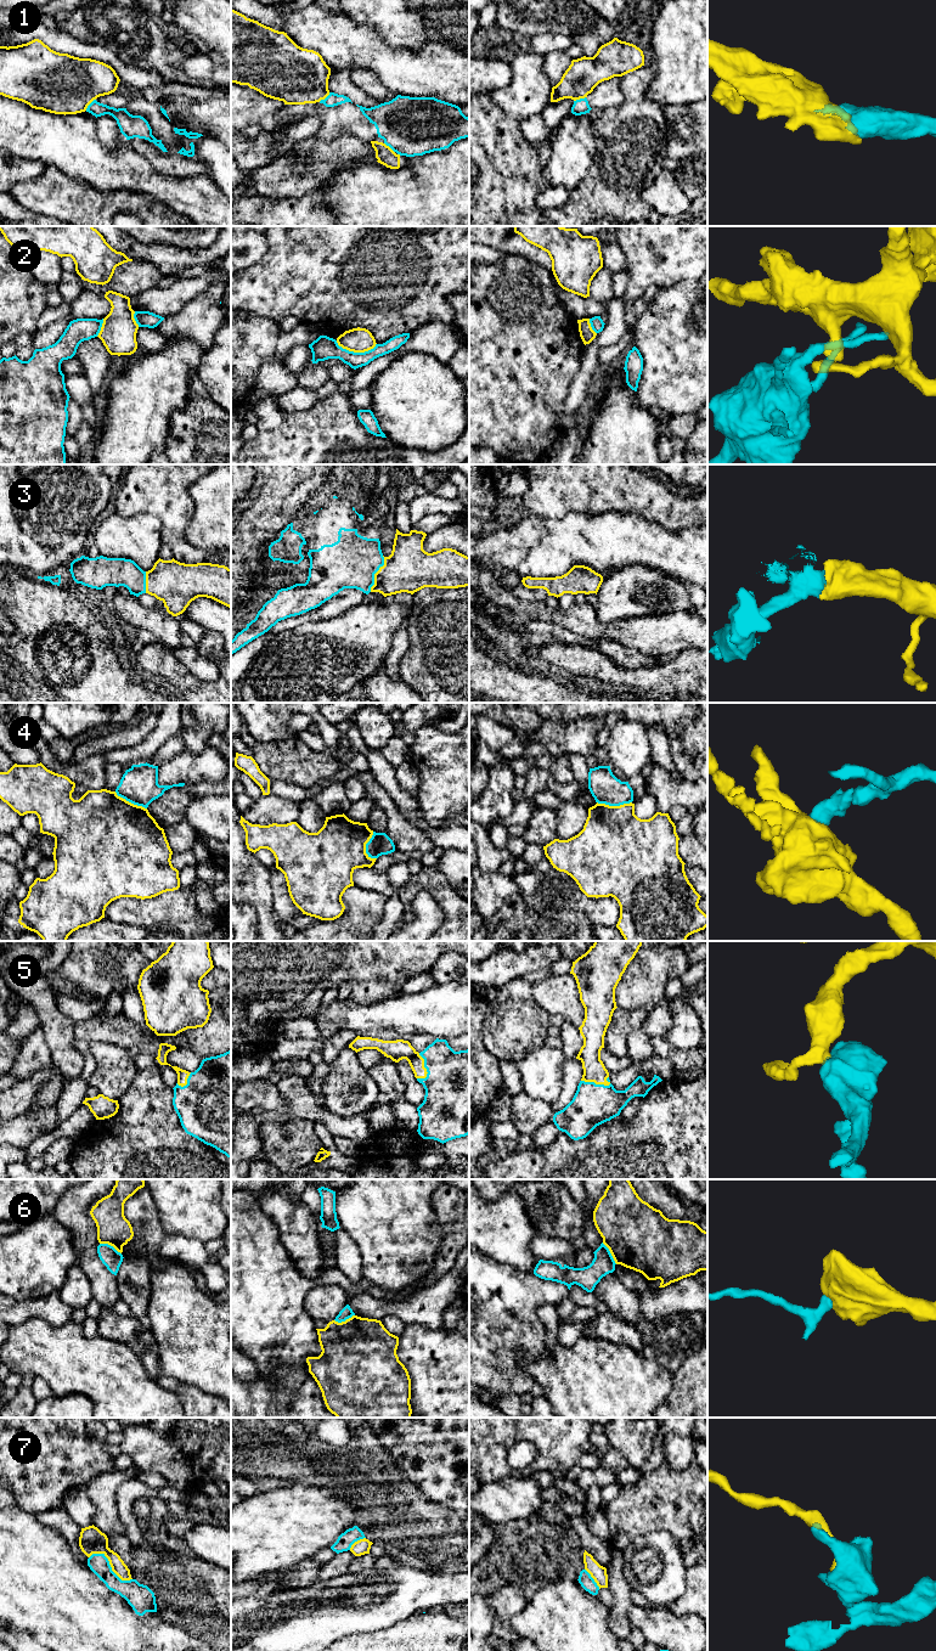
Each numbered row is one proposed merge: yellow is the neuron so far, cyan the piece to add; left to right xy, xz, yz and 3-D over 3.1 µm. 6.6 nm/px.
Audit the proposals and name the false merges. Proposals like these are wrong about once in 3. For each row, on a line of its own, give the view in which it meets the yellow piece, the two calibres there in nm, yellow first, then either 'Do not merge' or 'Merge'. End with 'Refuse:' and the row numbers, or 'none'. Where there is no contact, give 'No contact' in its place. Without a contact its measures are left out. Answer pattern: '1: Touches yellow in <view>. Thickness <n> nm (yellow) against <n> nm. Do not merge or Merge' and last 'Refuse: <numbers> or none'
1: Touches yellow in xy. Thickness 400 nm (yellow) against 100 nm. Do not merge
2: Touches yellow in xz. Thickness 160 nm (yellow) against 160 nm. Do not merge
3: Touches yellow in xz. Thickness 300 nm (yellow) against 340 nm. Merge
4: Touches yellow in yz. Thickness 460 nm (yellow) against 200 nm. Do not merge
5: Touches yellow in yz. Thickness 140 nm (yellow) against 280 nm. Merge
6: Touches yellow in xy. Thickness 220 nm (yellow) against 120 nm. Do not merge
7: Touches yellow in xy. Thickness 170 nm (yellow) against 150 nm. Do not merge
Refuse: 1, 2, 4, 6, 7

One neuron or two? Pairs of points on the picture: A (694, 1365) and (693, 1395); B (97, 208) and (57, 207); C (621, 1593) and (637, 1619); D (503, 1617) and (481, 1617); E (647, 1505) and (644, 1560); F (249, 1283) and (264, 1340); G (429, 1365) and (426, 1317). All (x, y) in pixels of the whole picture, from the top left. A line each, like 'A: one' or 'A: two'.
A: one
B: one
C: two
D: two
E: two
F: one
G: two

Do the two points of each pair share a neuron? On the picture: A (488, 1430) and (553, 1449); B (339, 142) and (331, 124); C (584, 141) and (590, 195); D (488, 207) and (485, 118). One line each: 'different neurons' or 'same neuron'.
A: same neuron
B: different neurons
C: different neurons
D: same neuron

